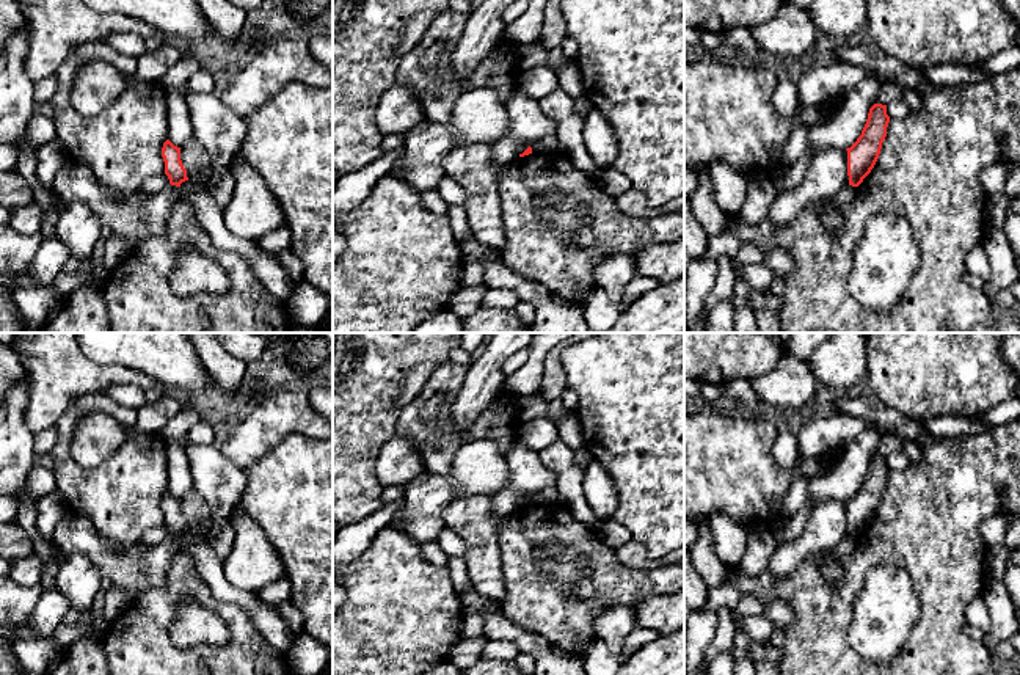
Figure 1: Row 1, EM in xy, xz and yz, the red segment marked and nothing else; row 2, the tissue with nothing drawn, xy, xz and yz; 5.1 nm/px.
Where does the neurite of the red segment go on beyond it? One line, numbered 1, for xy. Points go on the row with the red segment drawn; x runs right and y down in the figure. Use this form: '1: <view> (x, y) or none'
1: none

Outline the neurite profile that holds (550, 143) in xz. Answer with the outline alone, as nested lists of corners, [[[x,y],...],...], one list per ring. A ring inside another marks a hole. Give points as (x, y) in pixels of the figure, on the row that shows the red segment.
[[[557,133],[548,135],[535,143],[530,144],[534,154],[549,154],[559,149],[559,138]]]

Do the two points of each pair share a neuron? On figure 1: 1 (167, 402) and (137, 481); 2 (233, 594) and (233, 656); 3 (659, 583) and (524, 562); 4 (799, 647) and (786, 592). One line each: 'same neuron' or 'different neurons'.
1: different neurons
2: different neurons
3: same neuron
4: same neuron

